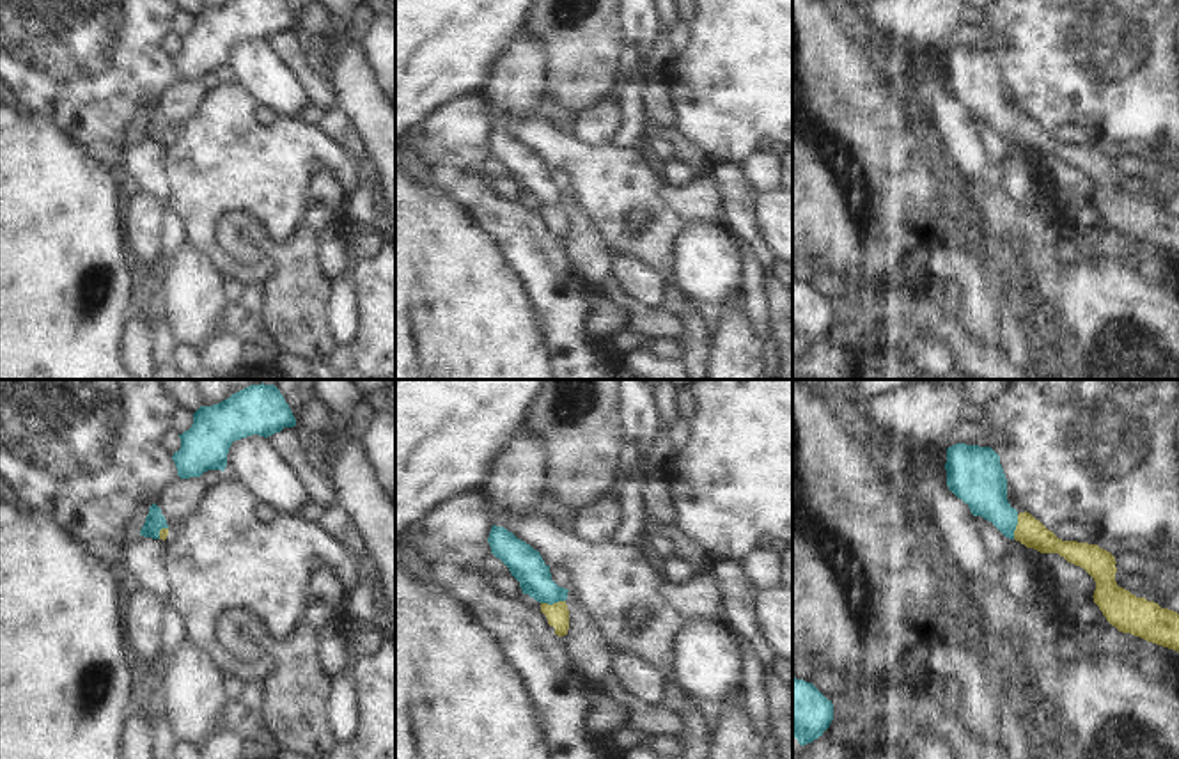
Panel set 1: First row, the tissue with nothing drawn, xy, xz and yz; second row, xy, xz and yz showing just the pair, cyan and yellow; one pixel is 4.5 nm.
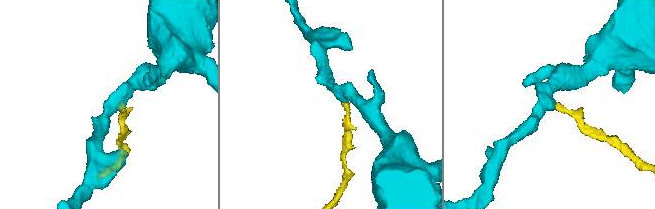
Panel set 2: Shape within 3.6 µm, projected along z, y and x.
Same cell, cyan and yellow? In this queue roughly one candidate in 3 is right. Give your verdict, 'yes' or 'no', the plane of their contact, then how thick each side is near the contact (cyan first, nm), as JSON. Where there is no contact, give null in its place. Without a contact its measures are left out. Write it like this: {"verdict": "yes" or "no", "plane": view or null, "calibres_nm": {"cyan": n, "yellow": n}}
{"verdict": "no", "plane": "xz", "calibres_nm": {"cyan": 160, "yellow": 110}}

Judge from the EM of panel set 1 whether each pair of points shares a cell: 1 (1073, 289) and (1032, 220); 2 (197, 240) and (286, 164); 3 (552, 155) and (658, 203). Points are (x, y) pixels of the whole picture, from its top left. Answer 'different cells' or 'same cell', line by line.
1: same cell
2: same cell
3: same cell

